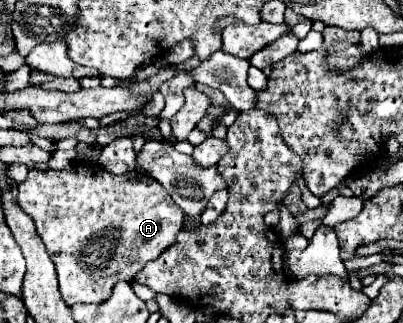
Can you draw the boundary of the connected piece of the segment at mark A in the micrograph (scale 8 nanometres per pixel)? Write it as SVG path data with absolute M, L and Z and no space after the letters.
M70 164L60 172L32 168L26 180L18 184L18 204L36 222L36 230L56 266L60 294L68 306L78 302L104 302L118 280L130 282L146 262L158 258L176 242L176 234L184 226L184 212L172 202L160 182L144 178L136 170L114 176L96 164Z

